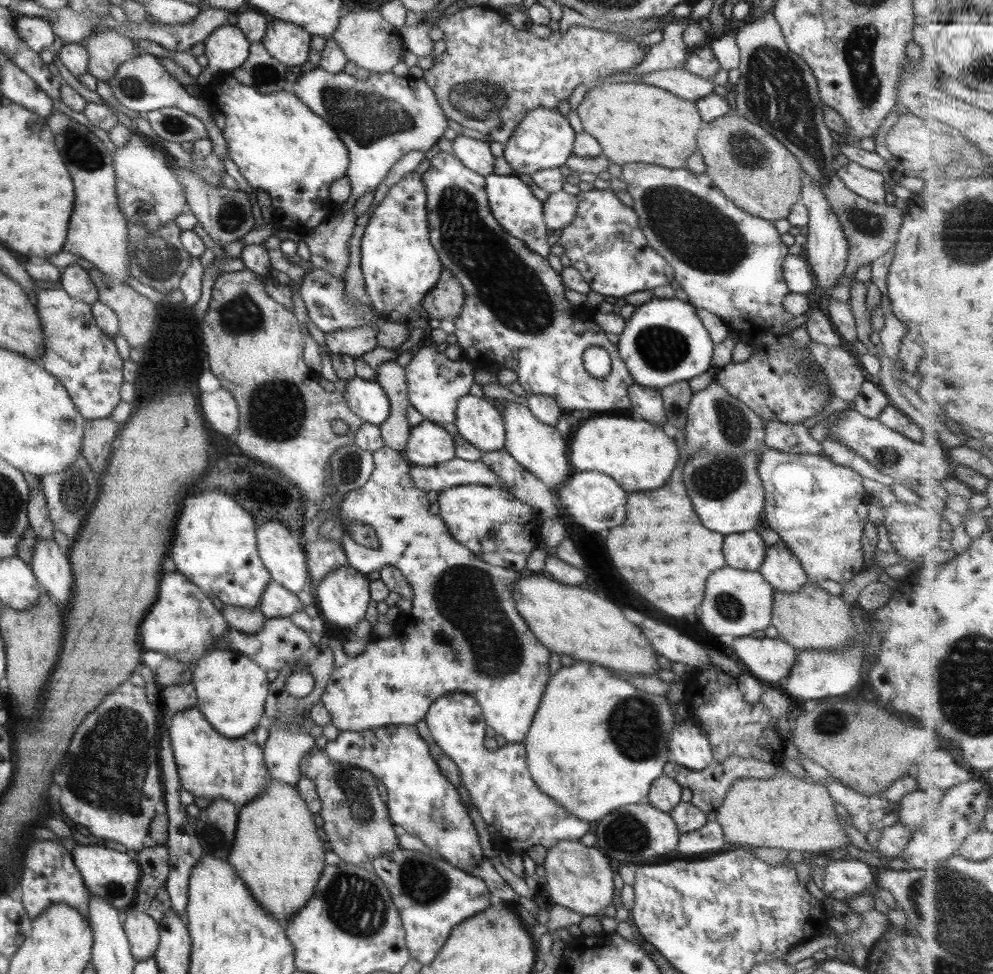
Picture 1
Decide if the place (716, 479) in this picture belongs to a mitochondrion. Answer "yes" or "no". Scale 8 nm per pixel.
yes

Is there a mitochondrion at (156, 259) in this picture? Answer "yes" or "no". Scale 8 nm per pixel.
yes

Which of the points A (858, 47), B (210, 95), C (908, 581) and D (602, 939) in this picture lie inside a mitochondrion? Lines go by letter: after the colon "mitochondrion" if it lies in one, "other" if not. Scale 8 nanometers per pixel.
A: mitochondrion
B: other
C: other
D: other

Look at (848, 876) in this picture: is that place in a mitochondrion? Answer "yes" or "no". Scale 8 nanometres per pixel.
no

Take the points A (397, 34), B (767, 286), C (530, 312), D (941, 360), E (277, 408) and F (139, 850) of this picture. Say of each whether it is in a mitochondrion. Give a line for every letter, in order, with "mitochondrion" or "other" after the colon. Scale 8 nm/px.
A: other
B: other
C: mitochondrion
D: other
E: mitochondrion
F: other

